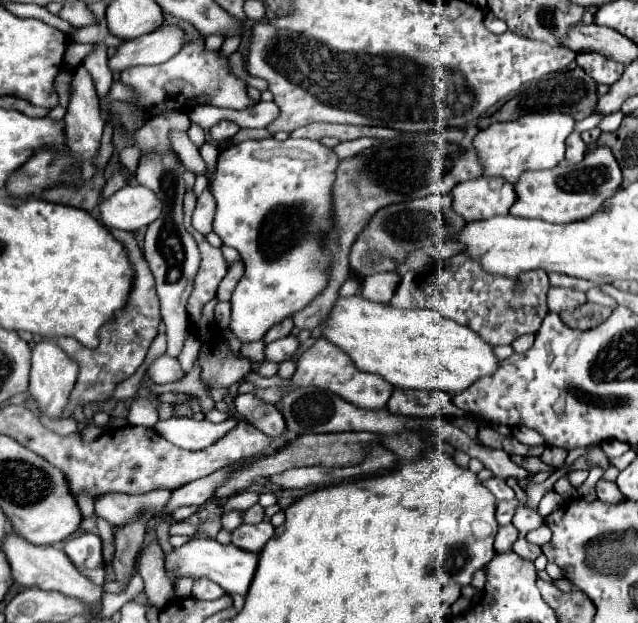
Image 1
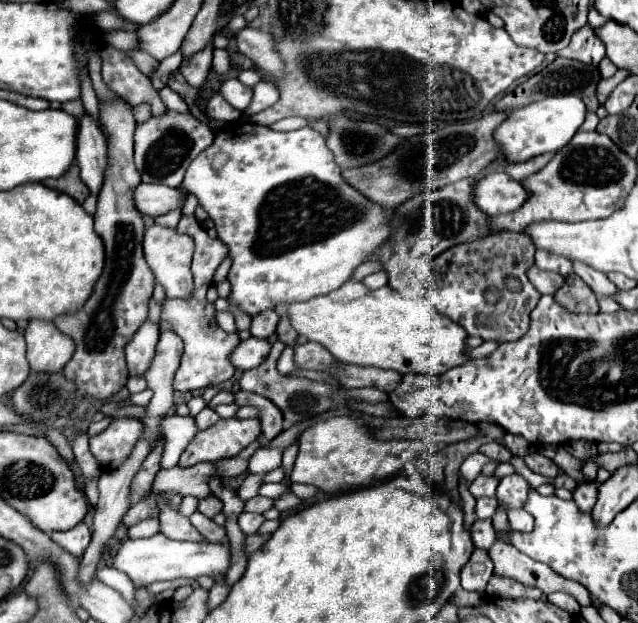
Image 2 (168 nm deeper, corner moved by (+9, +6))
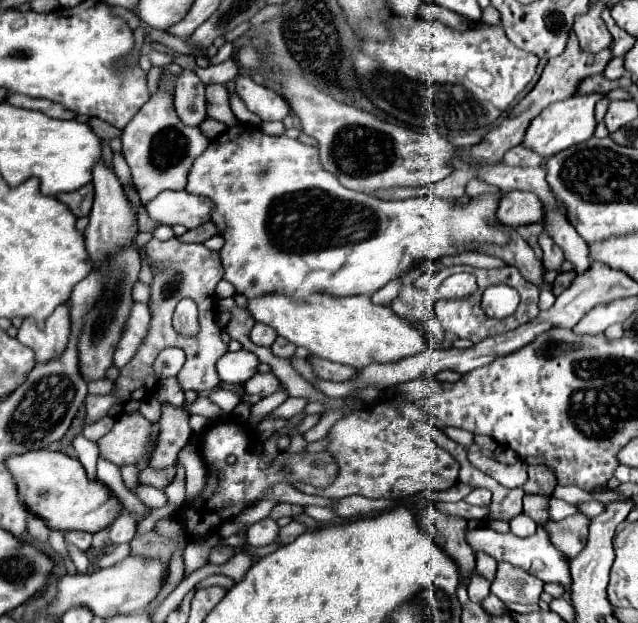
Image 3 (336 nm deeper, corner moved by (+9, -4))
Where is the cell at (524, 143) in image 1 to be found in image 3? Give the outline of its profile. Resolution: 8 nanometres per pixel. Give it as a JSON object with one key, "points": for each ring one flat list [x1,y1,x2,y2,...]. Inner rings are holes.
{"points":[[590,94,590,96,572,96,562,102,554,102,552,106,544,108,542,114,538,114,532,124,528,126,522,146,540,154,542,158,548,158,552,154,558,154,574,144,580,144,588,138,592,138,596,120,594,120,594,106,602,98,602,94]]}

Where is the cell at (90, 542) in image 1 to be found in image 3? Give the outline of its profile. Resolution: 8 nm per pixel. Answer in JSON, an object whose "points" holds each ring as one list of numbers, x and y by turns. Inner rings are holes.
{"points":[[66,532,64,538,68,542,72,542,76,548,80,548,82,552,86,552,92,544,92,534,88,534,88,532]]}

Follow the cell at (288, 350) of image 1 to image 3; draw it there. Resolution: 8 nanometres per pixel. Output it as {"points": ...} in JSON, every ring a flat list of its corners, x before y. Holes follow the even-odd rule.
{"points":[[248,350,238,352,226,352,218,364,216,370,220,374,220,380,226,384,244,384,248,378,252,378,258,372,258,356]]}

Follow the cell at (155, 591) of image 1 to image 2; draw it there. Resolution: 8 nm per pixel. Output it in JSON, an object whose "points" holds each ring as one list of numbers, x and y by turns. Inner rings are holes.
{"points":[[150,516,148,520,142,520,140,524,132,526,128,530,130,538,140,538,140,536,154,536,156,532,160,532,160,520,158,516]]}

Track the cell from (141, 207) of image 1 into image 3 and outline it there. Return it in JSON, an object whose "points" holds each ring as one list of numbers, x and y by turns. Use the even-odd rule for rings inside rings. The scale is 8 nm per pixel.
{"points":[[164,190,154,200,144,204,148,216,158,224,182,224,188,230,210,220,212,202,206,198,188,194,186,190]]}

